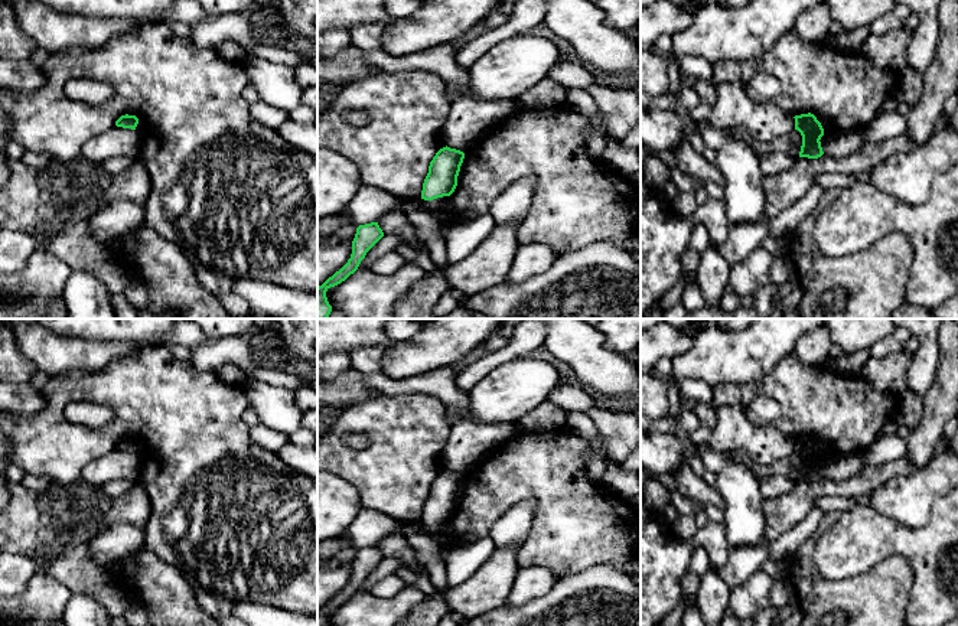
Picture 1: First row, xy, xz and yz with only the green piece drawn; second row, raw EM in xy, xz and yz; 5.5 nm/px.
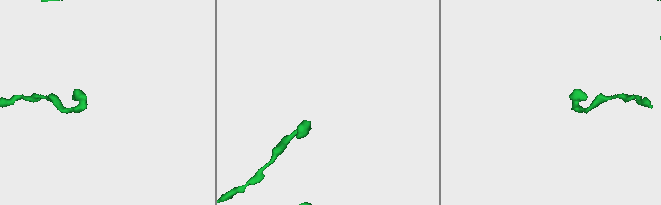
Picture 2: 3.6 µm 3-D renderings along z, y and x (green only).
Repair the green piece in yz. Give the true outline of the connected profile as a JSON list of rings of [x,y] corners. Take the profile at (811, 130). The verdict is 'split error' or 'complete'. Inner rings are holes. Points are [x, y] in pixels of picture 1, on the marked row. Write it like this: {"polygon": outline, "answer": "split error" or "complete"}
{"polygon": [[[811,113],[795,115],[795,130],[802,136],[802,146],[799,157],[818,159],[824,154],[821,147],[821,137],[824,128],[817,117]]], "answer": "complete"}

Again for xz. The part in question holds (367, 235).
{"polygon": [[[371,222],[359,225],[356,228],[355,238],[352,241],[352,254],[348,263],[329,277],[322,286],[317,287],[317,319],[328,319],[332,306],[328,301],[326,291],[345,281],[351,274],[353,274],[361,261],[365,258],[366,252],[384,237],[382,229],[378,222]]], "answer": "complete"}

